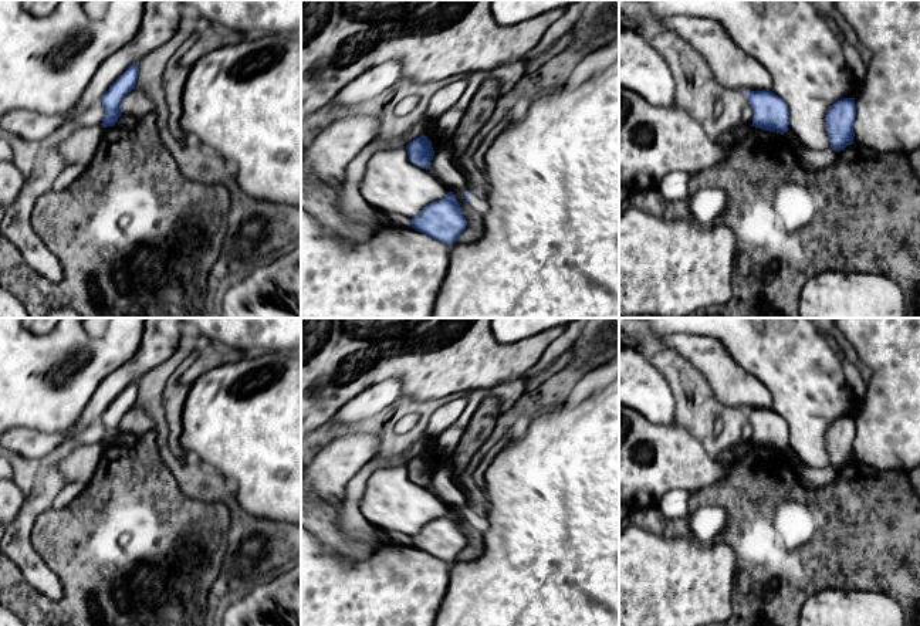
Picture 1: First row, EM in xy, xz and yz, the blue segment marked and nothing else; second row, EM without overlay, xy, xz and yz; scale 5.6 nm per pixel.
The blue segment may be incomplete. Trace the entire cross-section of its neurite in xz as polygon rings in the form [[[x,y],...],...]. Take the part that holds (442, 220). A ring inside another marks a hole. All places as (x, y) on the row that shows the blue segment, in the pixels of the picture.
[[[447,192],[444,199],[430,203],[412,219],[412,229],[447,246],[456,243],[466,226],[467,220],[463,216],[461,207],[454,199],[453,192]]]

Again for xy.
[[[138,64],[131,65],[105,92],[101,102],[105,106],[102,126],[114,126],[122,115],[122,101],[135,88],[139,77]]]

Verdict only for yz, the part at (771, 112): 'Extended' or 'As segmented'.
As segmented

